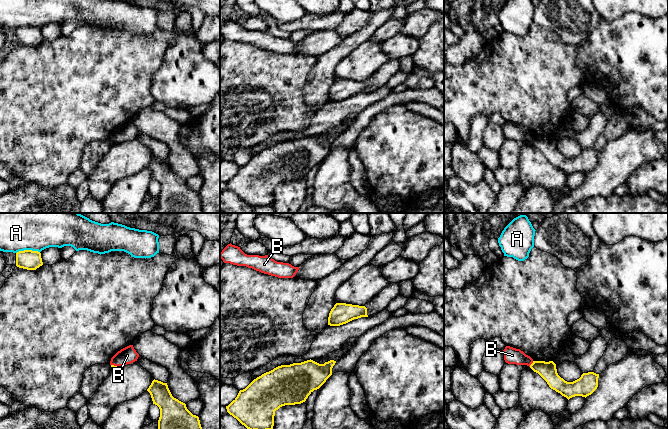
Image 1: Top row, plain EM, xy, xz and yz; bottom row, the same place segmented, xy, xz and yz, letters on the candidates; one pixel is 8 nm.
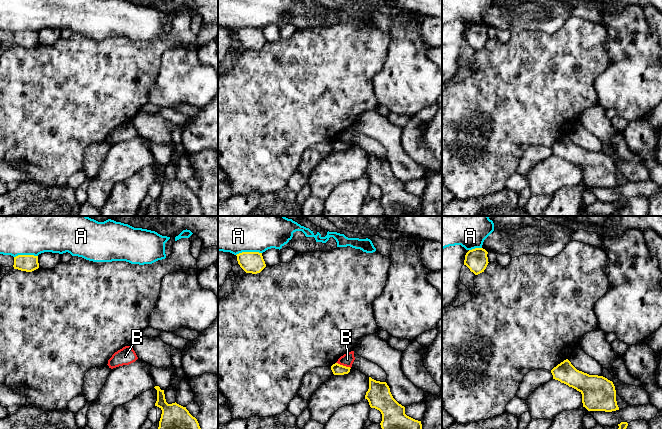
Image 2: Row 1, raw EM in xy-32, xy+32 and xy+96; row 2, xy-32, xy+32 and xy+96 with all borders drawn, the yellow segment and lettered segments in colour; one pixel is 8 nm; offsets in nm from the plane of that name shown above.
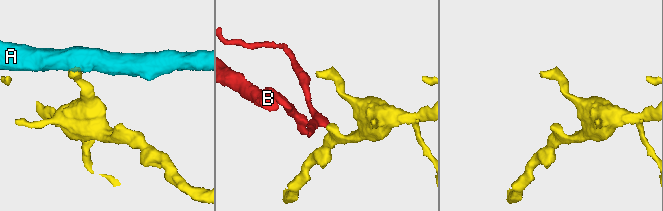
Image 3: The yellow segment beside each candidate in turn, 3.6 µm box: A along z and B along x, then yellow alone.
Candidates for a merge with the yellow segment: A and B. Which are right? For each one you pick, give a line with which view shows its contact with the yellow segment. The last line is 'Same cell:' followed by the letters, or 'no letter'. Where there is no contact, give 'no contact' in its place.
Same cell: no letter

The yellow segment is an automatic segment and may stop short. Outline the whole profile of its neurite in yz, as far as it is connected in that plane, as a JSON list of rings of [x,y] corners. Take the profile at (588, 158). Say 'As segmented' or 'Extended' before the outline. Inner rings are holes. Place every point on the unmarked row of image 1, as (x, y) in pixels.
As segmented. [[[533,137],[530,144],[538,149],[549,161],[549,163],[568,176],[575,172],[587,173],[598,163],[599,150],[594,148],[583,149],[581,153],[573,158],[567,158],[561,154],[553,137]]]

